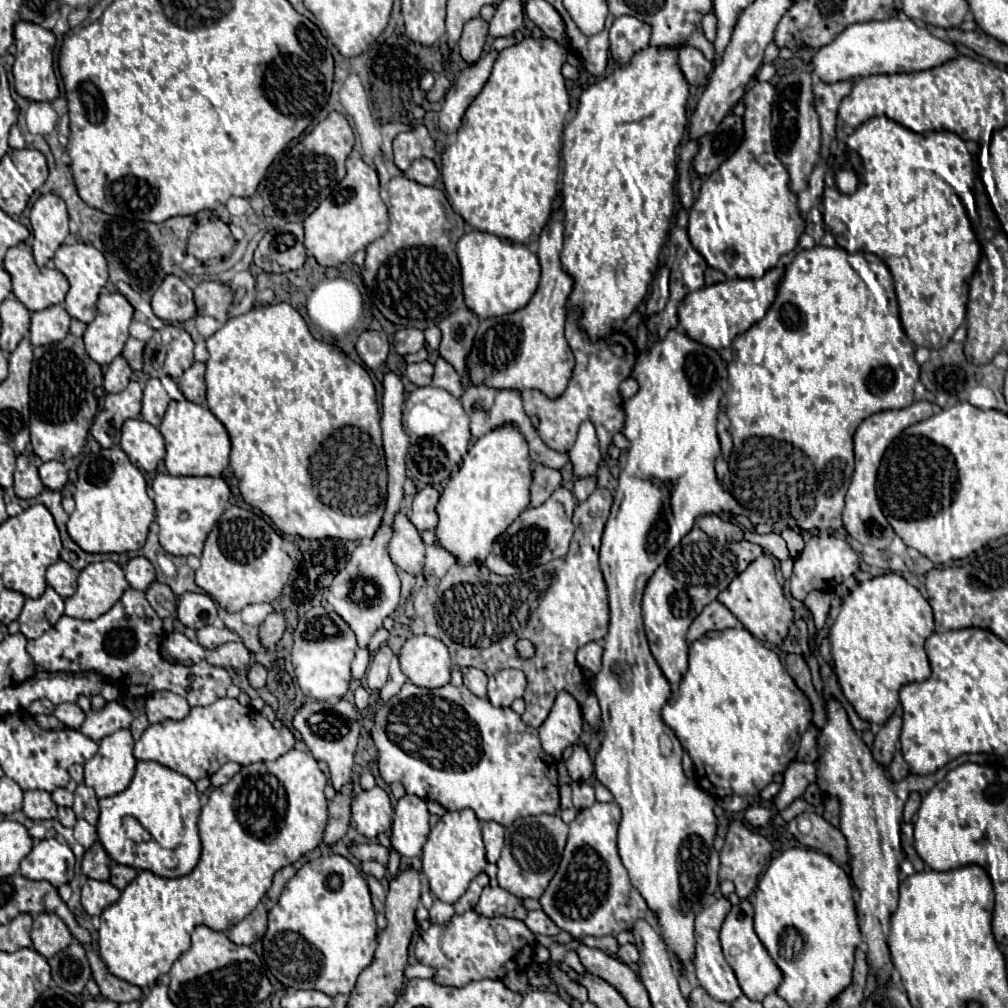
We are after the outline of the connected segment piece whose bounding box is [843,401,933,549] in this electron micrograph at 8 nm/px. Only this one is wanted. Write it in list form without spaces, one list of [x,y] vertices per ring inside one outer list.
[[[915,401],[913,405],[905,407],[905,409],[897,409],[897,411],[881,411],[875,413],[871,417],[867,417],[857,433],[854,434],[854,456],[855,456],[855,469],[847,497],[845,497],[845,511],[843,511],[843,523],[847,533],[857,539],[863,545],[873,545],[877,549],[887,549],[889,543],[895,537],[893,527],[889,525],[889,521],[885,519],[881,507],[879,507],[879,499],[877,499],[877,469],[879,463],[883,459],[885,449],[891,445],[891,441],[909,425],[919,423],[923,419],[929,419],[933,415],[933,405],[929,401]]]

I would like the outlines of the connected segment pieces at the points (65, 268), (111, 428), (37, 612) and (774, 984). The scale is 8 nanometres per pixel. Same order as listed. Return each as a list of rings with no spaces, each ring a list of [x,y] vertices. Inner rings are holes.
[[[85,243],[61,245],[53,257],[53,263],[55,263],[55,269],[61,271],[69,281],[69,293],[65,297],[65,311],[73,319],[91,323],[91,319],[95,319],[95,315],[97,315],[97,307],[95,307],[97,295],[99,295],[101,287],[105,287],[105,283],[107,283],[107,261],[105,261],[103,253],[97,251],[93,245],[85,245]]]
[[[131,381],[125,391],[117,395],[107,395],[103,409],[97,413],[91,435],[101,443],[101,447],[119,445],[121,425],[125,419],[135,419],[141,415],[141,387],[137,381]]]
[[[47,587],[47,591],[39,599],[25,601],[17,621],[21,625],[21,633],[27,639],[37,639],[47,629],[51,629],[61,615],[63,615],[63,599],[51,587]]]
[[[741,899],[741,903],[733,905],[733,909],[727,913],[725,923],[721,927],[721,947],[727,963],[737,975],[739,987],[751,1001],[763,1001],[769,993],[777,991],[779,983],[783,981],[783,973],[753,931],[753,907],[747,899]]]

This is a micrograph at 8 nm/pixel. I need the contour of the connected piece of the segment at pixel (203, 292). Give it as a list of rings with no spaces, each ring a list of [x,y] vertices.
[[[203,281],[193,289],[197,315],[209,315],[221,323],[229,317],[229,305],[233,301],[233,289],[219,281]]]

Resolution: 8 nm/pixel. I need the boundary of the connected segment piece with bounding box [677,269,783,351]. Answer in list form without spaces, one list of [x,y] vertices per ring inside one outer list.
[[[781,269],[767,271],[761,279],[729,279],[723,283],[715,283],[711,287],[703,287],[699,291],[693,291],[683,299],[679,305],[679,323],[683,331],[697,343],[711,347],[711,349],[723,349],[729,347],[731,341],[745,333],[751,323],[757,323],[767,313],[767,307],[775,299],[775,287],[781,279]]]

